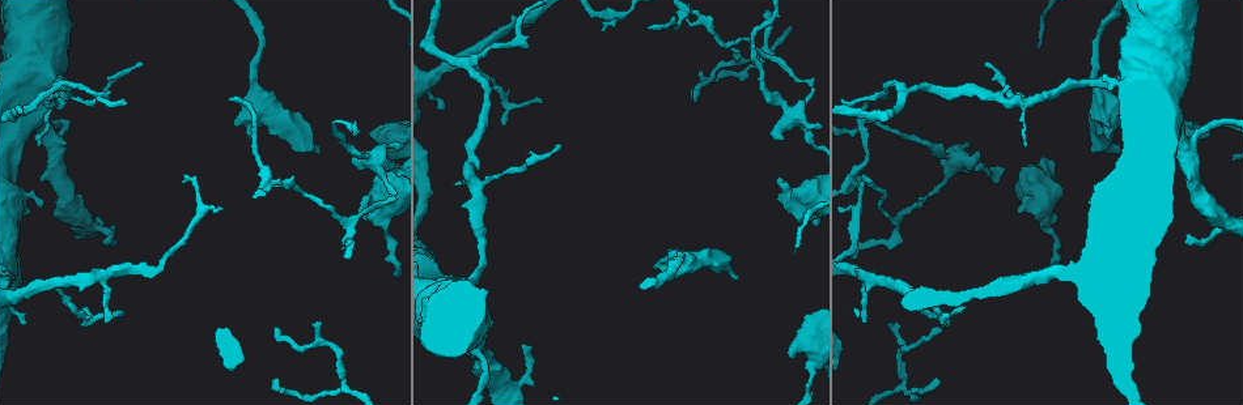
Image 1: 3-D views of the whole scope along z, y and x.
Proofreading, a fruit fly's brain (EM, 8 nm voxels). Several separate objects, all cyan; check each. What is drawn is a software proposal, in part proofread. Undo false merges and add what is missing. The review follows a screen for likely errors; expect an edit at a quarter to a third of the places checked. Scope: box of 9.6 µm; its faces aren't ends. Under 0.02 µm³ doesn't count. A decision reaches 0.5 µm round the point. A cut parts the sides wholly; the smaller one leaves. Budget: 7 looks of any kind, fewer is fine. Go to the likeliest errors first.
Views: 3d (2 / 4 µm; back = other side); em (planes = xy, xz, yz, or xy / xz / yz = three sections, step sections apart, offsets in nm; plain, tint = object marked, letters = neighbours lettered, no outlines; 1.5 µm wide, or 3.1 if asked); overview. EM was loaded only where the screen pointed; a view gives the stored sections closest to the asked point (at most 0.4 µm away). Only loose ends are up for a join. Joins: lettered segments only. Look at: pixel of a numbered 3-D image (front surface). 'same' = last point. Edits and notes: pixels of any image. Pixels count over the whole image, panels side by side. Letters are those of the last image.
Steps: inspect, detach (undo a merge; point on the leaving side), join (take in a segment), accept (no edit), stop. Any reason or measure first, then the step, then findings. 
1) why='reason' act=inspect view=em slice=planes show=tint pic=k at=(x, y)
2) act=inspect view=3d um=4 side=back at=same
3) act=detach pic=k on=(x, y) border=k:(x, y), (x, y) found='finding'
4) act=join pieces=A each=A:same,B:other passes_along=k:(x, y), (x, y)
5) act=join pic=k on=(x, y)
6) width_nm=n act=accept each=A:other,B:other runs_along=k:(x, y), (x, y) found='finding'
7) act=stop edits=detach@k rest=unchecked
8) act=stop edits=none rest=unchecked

why='free end' act=inspect view=3d um=2 side=back pic=1 at=(736, 280)

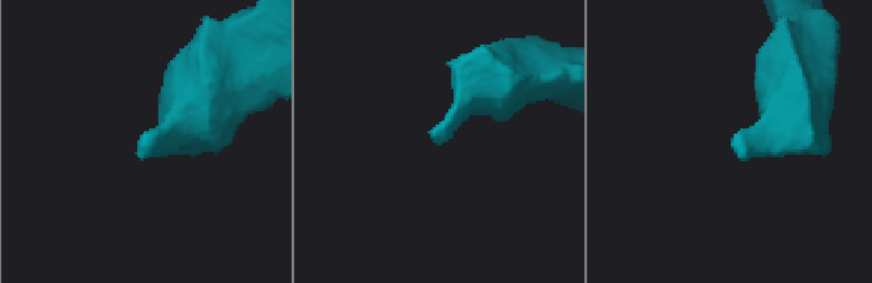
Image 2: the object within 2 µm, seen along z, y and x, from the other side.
act=inspect view=em slice=yz step=8 show=letters pic=2 at=(733, 149)

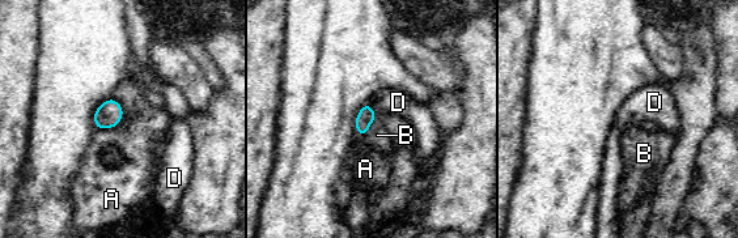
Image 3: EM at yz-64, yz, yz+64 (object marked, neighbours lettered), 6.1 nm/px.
act=accept each=A:other,B:other,D:other border=3:(376, 118), (365, 135) found='no lettered segment goes on from it'

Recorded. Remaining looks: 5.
act=inspect view=3d um=2 pic=1 at=(25, 325)

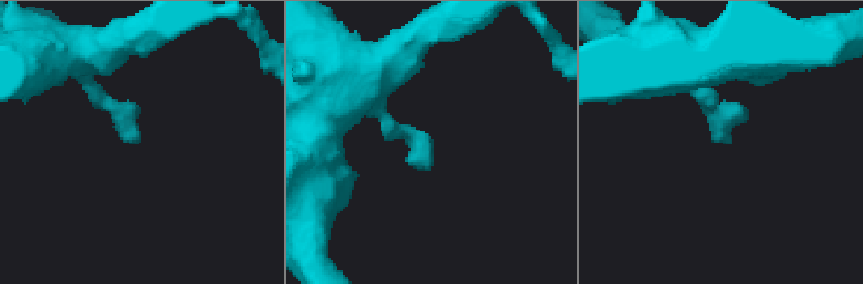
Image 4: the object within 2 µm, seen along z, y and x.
why='need the tissue' act=inspect view=em slice=planes show=plain pic=4 at=(139, 140)

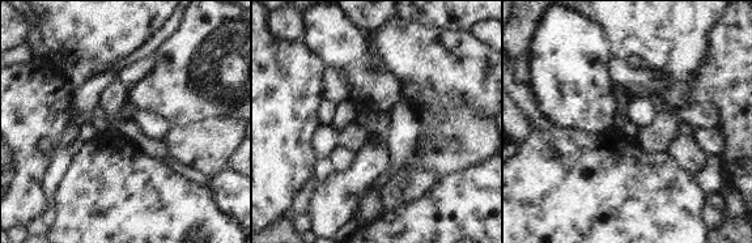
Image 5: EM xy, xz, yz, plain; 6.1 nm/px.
why='what lies round it' act=inspect view=em slice=planes show=letters at=same

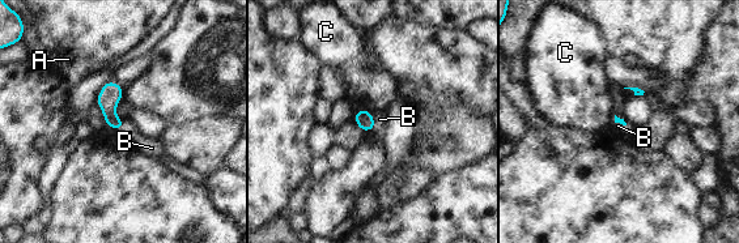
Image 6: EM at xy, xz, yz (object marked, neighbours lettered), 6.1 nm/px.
longest_contact=C:90nm act=join pieces=B each=A:other,B:same,C:other passes_along=6:(364, 119), (373, 122), (379, 119) found='it goes on there'

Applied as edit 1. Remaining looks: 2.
why='an open end' act=inspect view=3d um=4 pic=1 at=(986, 66)

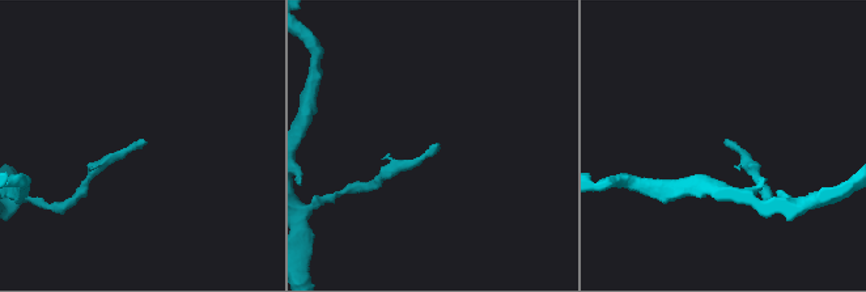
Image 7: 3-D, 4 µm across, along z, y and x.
why='need the tissue' act=inspect view=em slice=xz step=8 show=letters pic=7 at=(145, 144)

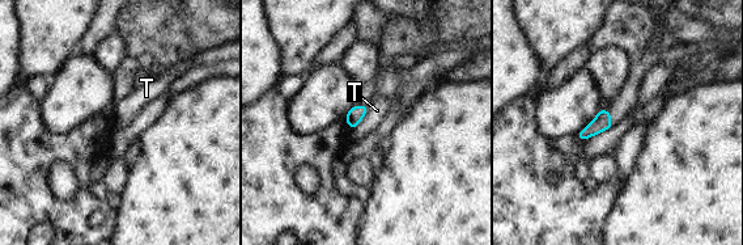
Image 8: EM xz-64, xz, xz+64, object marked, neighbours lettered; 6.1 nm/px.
act=accept each=T:other border=8:(369, 105), (362, 119), (352, 130) found='no lettered segment goes on from it'

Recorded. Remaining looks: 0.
act=stop edits=join@6 rest=unchecked

